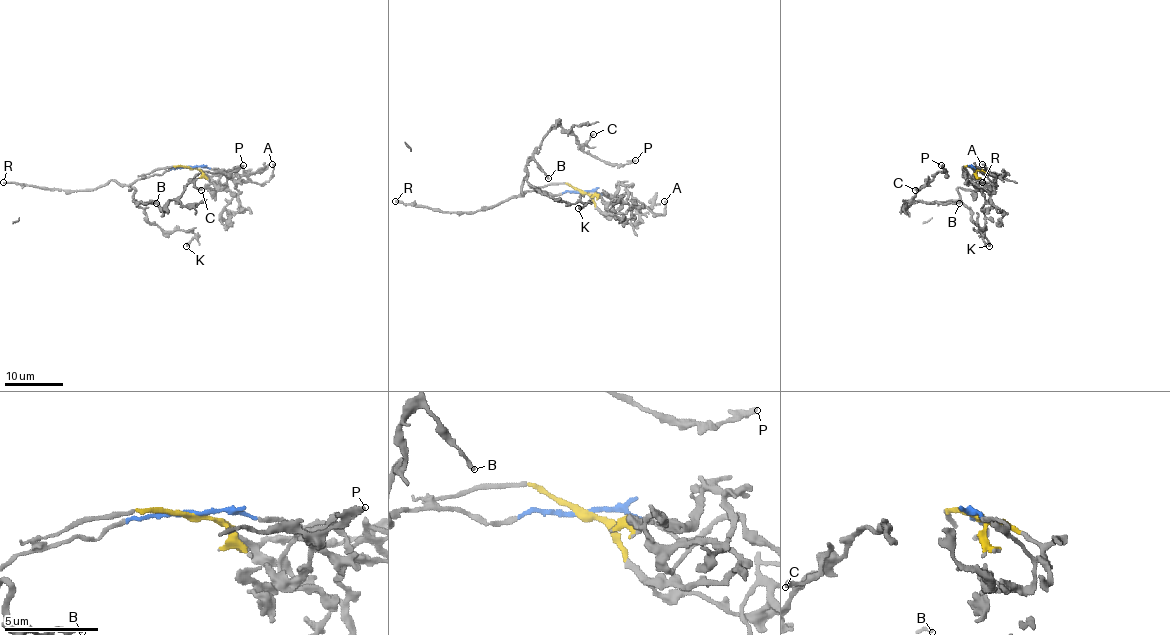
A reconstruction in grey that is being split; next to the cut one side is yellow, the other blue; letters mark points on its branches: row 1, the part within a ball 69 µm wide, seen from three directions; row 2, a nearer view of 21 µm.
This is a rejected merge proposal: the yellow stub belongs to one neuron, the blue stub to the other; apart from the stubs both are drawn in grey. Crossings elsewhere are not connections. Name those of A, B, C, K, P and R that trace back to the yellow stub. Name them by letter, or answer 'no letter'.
no letter

